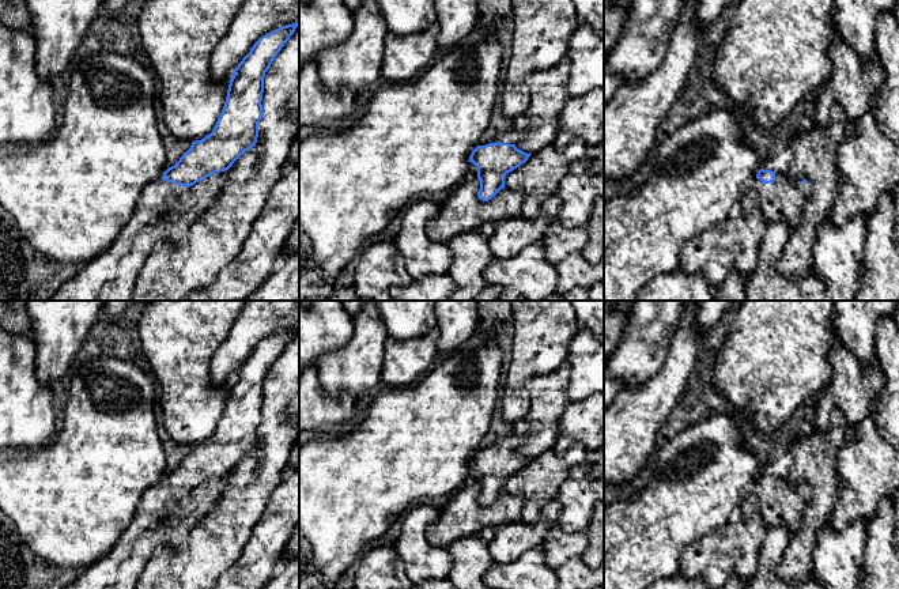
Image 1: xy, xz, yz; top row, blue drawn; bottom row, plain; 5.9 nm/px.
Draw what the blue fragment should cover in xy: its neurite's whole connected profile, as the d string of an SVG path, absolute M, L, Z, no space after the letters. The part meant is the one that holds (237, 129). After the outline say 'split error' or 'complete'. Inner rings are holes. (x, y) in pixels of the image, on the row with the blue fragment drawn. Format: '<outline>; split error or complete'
M299 22L282 26L262 35L253 45L250 52L233 72L227 98L214 131L204 139L193 141L190 148L174 166L169 167L160 178L156 178L144 186L131 219L126 222L113 245L107 248L106 252L94 257L90 263L82 265L79 271L48 301L98 301L105 286L116 277L120 261L131 252L136 235L143 229L154 224L163 215L170 212L180 201L180 196L189 186L215 173L228 170L245 151L250 150L257 143L258 122L264 116L261 101L265 72L298 26Z; split error

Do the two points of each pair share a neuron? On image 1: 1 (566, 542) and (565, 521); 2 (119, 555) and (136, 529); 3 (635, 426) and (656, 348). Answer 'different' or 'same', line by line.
1: different
2: same
3: different

